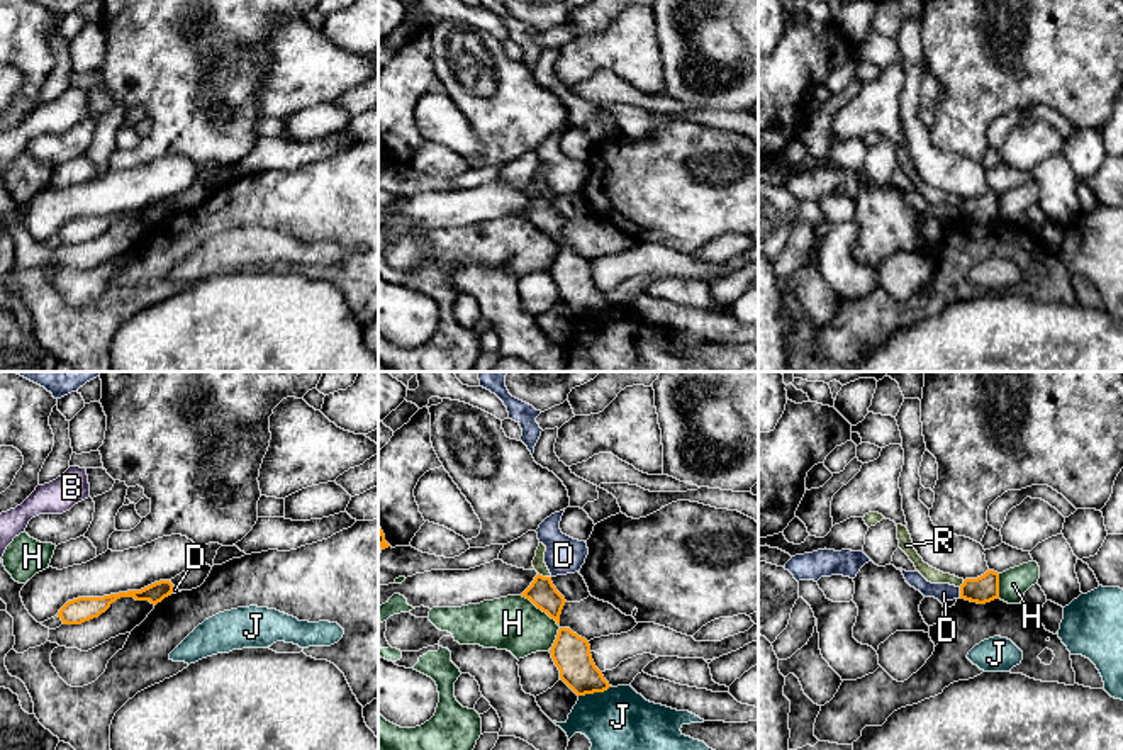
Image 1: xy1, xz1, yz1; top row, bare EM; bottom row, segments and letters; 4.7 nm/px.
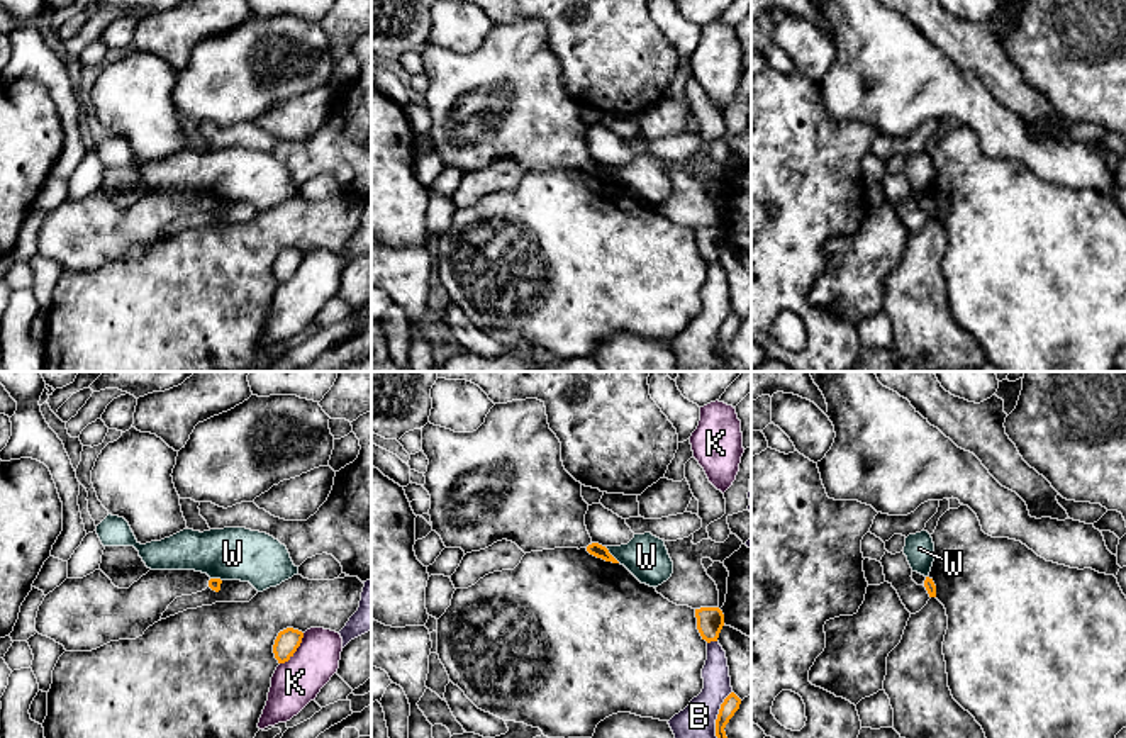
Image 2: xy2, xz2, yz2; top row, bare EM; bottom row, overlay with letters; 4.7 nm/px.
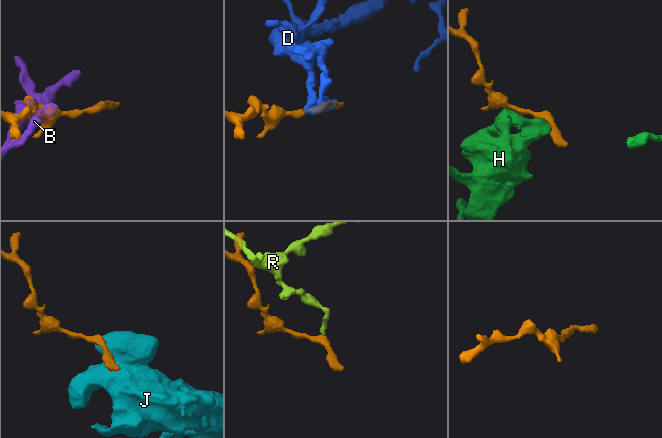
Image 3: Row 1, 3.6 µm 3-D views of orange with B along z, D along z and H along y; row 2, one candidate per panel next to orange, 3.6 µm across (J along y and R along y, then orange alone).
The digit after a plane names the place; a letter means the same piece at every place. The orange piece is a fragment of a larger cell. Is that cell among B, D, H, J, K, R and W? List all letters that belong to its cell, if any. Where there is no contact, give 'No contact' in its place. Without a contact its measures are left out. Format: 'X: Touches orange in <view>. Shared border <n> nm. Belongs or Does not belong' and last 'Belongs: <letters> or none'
B: Touches orange in xz2. Shared border 260 nm. Does not belong
D: Touches orange in yz1. Shared border 50 nm. Does not belong
H: Touches orange in xz1. Shared border 220 nm. Does not belong
J: Touches orange in xz1. Shared border 170 nm. Does not belong
K: Touches orange in xy2. Shared border 190 nm. Does not belong
R: Touches orange in xz1. Shared border 70 nm. Does not belong
W: Touches orange in xz2. Shared border 110 nm. Does not belong
Belongs: none

